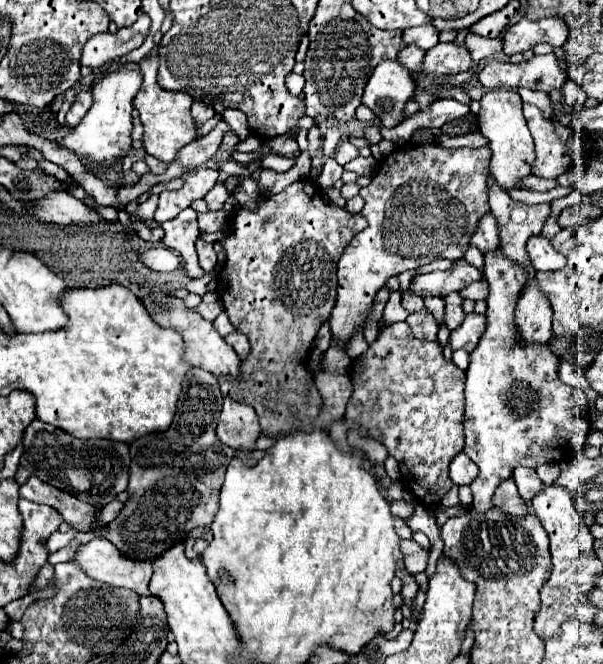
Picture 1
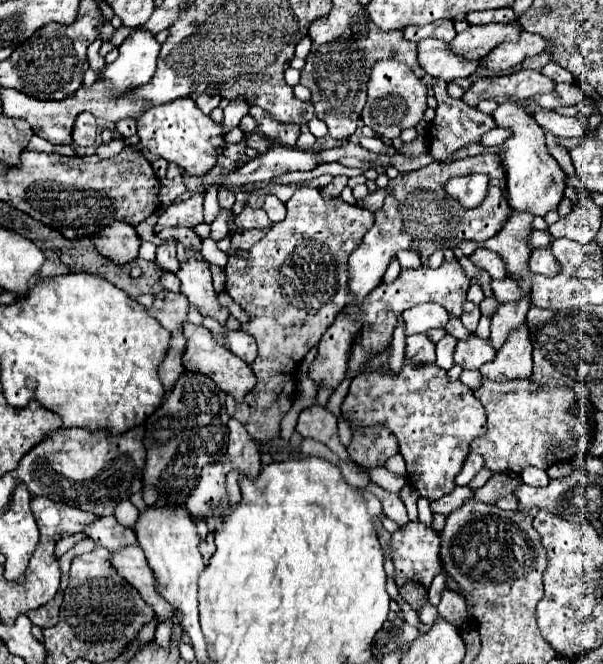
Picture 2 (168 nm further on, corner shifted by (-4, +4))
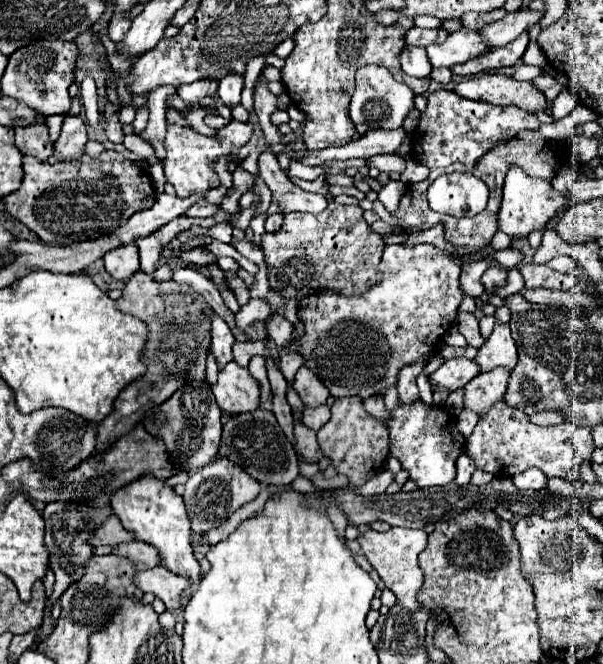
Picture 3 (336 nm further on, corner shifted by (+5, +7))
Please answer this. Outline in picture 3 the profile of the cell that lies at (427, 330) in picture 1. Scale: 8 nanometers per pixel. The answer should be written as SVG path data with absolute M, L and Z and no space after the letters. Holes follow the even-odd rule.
M414 361L414 365L404 365L400 369L398 375L398 393L400 393L400 401L412 403L414 397L418 397L418 387L416 387L416 379L422 373L422 369L426 367L426 361Z

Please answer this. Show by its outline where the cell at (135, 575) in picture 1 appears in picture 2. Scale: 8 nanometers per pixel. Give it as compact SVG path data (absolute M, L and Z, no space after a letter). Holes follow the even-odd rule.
M137 544L127 546L121 552L115 552L111 564L133 588L137 588L141 598L147 604L153 606L155 616L159 620L165 620L165 618L173 616L171 604L167 604L167 600L163 600L163 596L157 594L157 590L155 590L155 574L149 568L143 550Z

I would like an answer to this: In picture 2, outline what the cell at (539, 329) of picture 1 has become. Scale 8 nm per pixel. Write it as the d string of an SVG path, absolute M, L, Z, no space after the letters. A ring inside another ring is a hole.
M527 326L511 332L509 340L503 344L503 348L497 352L493 362L483 364L479 372L493 380L493 382L507 382L507 380L521 380L531 376L531 340Z

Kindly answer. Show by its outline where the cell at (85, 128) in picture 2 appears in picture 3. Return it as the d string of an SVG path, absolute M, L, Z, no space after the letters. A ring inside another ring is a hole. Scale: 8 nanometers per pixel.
M80 115L66 117L62 131L60 131L60 137L54 143L54 157L58 157L60 161L78 159L84 155L86 141L88 141L88 137L86 137L84 119Z

